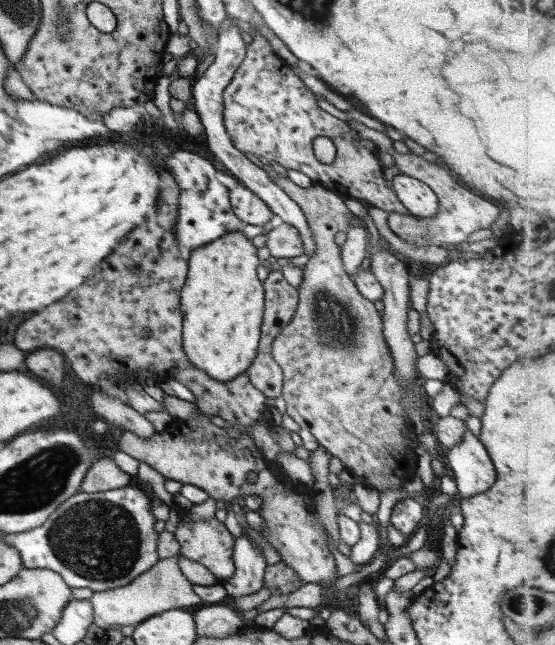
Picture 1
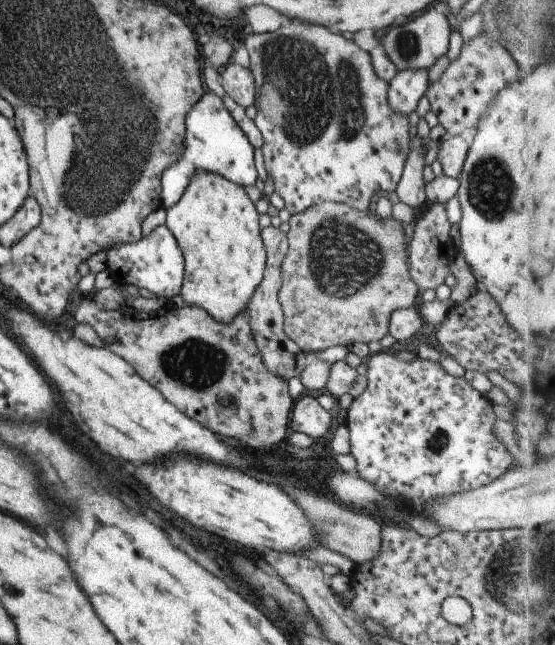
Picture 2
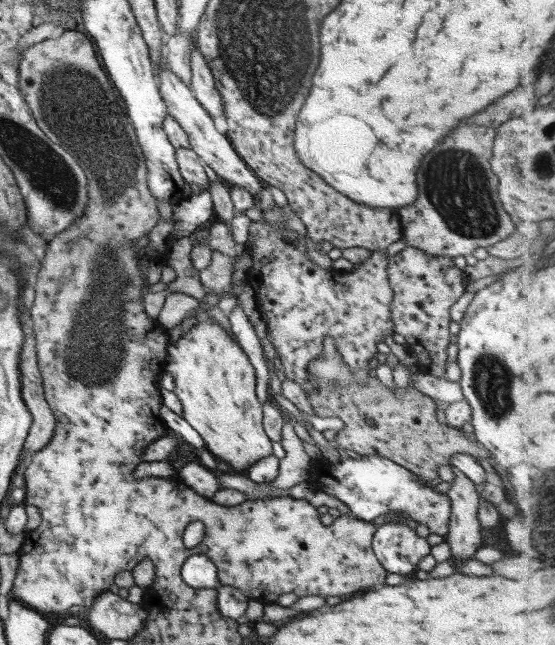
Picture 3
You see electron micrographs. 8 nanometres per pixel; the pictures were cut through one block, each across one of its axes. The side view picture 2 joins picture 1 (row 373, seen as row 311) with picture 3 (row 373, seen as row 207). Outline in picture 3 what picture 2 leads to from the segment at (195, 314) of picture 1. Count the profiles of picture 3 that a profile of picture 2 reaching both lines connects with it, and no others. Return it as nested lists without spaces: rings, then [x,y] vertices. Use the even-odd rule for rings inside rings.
[[[204,314],[204,321],[199,322],[194,325],[188,332],[184,332],[181,338],[176,342],[176,344],[168,344],[168,356],[166,356],[165,371],[172,373],[174,375],[174,390],[173,392],[178,396],[183,408],[183,419],[187,422],[189,428],[192,428],[200,434],[205,448],[214,456],[214,458],[220,458],[220,460],[226,462],[231,468],[231,470],[236,472],[246,472],[252,464],[267,458],[268,456],[273,456],[272,441],[268,438],[263,428],[263,404],[261,404],[256,397],[256,370],[250,361],[248,360],[248,355],[242,350],[238,340],[235,336],[230,336],[222,326],[218,326],[212,322],[212,320]]]

